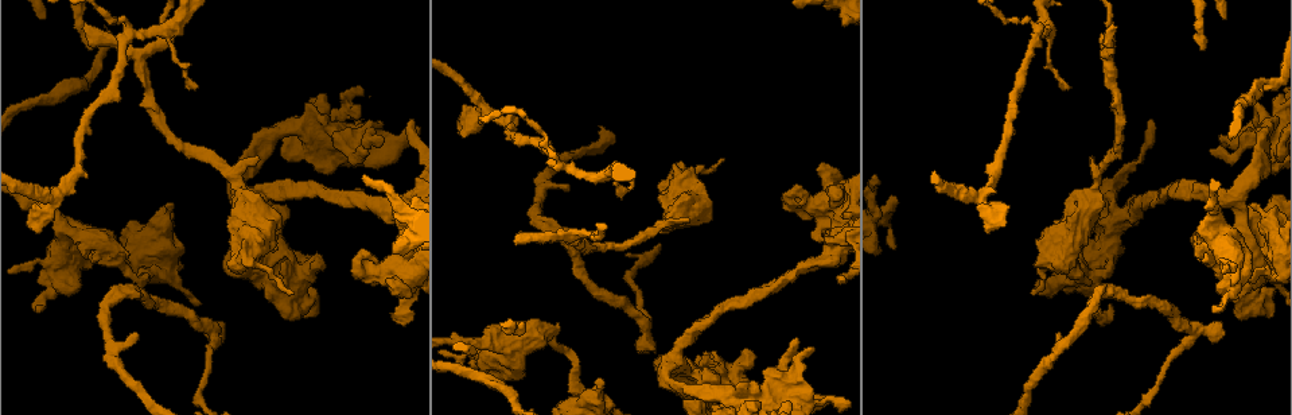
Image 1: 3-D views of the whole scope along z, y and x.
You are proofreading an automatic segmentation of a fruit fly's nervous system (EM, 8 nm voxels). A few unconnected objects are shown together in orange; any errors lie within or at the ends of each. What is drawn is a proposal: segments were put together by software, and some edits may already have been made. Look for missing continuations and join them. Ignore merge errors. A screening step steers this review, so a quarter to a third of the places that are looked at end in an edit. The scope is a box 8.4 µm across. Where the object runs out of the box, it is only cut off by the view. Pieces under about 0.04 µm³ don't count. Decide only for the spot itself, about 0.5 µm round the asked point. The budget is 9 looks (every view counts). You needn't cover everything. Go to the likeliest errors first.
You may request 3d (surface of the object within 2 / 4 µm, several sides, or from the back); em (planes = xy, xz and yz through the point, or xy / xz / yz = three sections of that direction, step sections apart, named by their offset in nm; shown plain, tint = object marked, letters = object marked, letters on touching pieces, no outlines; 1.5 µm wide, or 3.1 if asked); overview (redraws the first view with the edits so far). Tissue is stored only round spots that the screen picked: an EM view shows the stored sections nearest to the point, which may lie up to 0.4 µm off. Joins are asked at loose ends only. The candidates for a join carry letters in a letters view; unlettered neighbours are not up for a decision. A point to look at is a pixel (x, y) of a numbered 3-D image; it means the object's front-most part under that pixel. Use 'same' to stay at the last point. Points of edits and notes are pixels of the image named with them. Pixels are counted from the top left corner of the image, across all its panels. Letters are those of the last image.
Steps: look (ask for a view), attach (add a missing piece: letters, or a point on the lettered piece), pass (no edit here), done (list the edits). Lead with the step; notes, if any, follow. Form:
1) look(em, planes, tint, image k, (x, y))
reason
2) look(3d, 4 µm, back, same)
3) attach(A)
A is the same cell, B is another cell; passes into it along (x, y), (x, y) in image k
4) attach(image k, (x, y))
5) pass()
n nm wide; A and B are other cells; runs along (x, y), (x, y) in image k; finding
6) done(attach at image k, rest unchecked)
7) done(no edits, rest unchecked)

look(em, yz, step 8, letters, image 1, (83, 22))
an open end

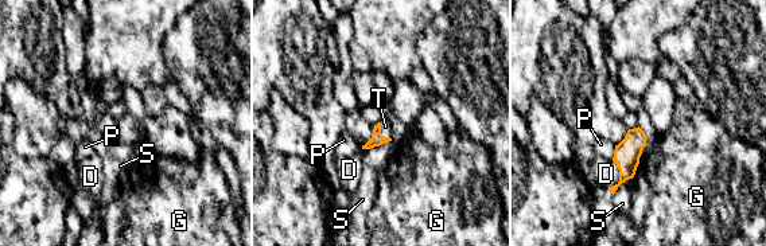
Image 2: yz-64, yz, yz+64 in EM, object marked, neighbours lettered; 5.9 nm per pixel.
look(em, planes, letters, same)

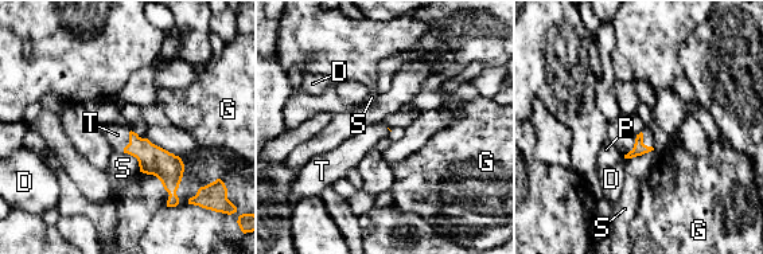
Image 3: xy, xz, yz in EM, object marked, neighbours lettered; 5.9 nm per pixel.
attach(T)
G touches over 300 nm; T is the same cell, D, G, P and S are other cells; it goes on there

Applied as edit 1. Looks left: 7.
look(em, planes, letters, image 1, (1215, 338))
branch stops here

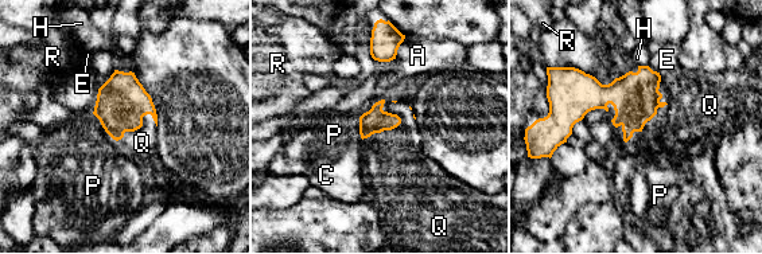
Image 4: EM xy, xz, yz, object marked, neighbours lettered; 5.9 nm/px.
attach(Q)
Q is the same cell, A, C, E, H, P and R are other cells; passes into it along (634, 96), (645, 122), (687, 124) in image 4; the neuron continues

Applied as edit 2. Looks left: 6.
look(overview)
redraw

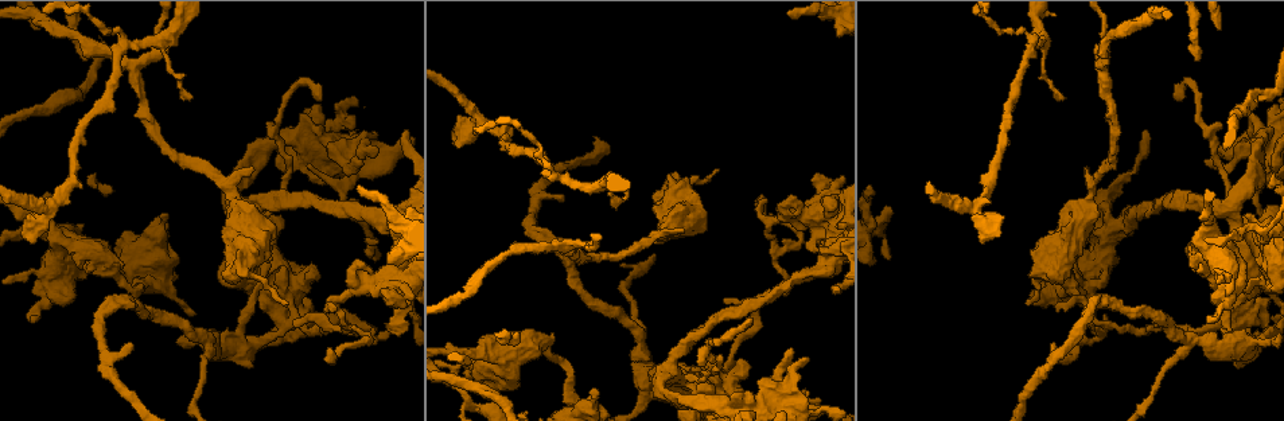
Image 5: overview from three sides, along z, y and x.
look(3d, 2 µm, image 5, (83, 277))
an open end

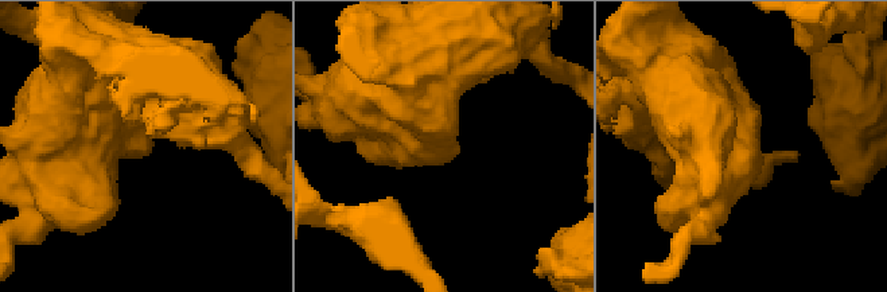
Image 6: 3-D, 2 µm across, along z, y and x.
look(em, planes, letters, image 6, (142, 145))
now the EM

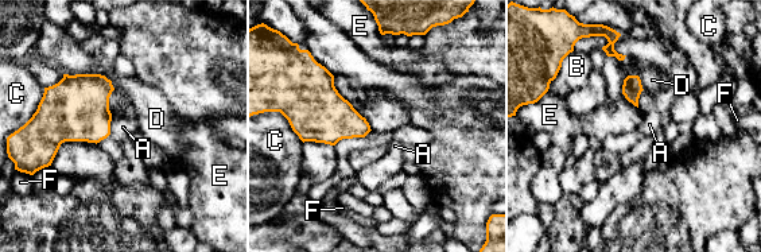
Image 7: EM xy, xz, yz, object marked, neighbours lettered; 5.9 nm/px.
pass()
A, B, C, D, E and F are other cells; border along (352, 105), (372, 130) in image 7; no lettered piece goes on from it

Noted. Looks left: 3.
look(em, planes, letters, image 5, (596, 390))
free end

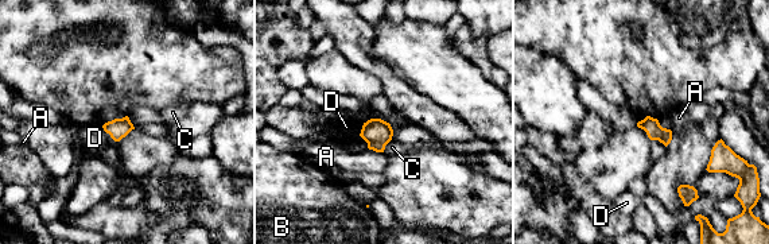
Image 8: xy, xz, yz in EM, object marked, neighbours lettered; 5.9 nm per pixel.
pass()
A, B, C and D are other cells; border along (657, 120), (670, 130) in image 8; no lettered piece goes on from it

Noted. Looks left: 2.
done(attach at image 3, attach at image 4, rest unchecked)

